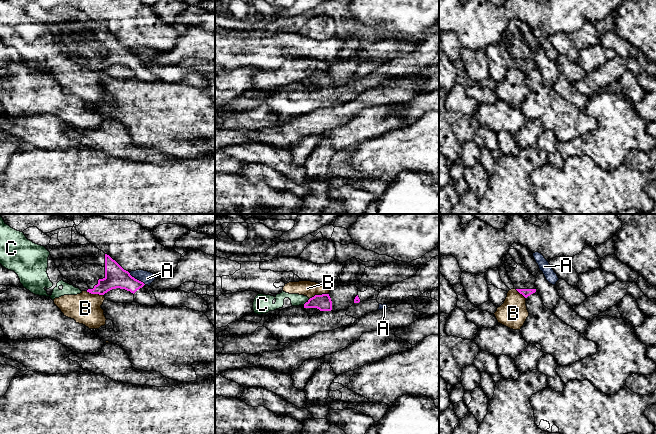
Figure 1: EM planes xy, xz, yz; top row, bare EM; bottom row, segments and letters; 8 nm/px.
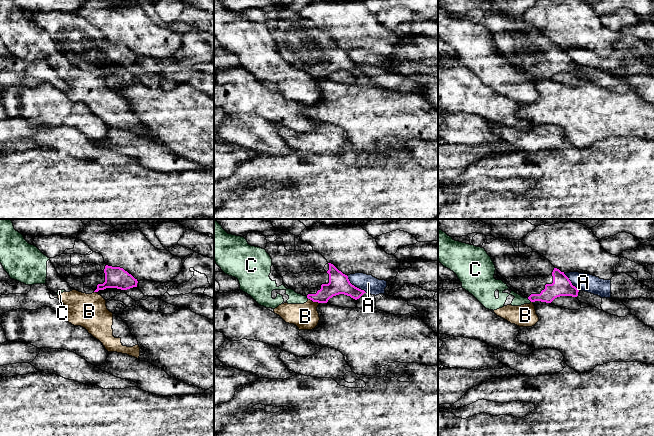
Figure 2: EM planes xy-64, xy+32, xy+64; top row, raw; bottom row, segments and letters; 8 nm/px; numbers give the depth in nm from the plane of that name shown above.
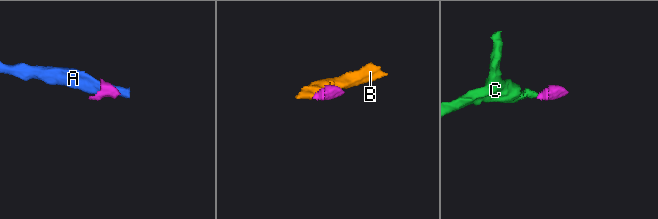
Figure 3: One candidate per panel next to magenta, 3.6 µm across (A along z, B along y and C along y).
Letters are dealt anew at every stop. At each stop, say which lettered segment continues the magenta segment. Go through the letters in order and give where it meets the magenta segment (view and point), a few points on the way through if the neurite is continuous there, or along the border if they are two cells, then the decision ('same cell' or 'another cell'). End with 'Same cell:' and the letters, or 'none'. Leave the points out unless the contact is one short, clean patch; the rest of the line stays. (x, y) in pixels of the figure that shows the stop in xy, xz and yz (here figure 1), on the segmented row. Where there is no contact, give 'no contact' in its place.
A: meets magenta in xy at (136, 279); border along xy (128, 272), (145, 284); another cell
B: meets magenta in xz at (318, 295); border along xz (328, 293), (314, 295), (309, 299); another cell
C: meets magenta in xz at (306, 302); border along xz (309, 299), (303, 304); another cell
Same cell: none

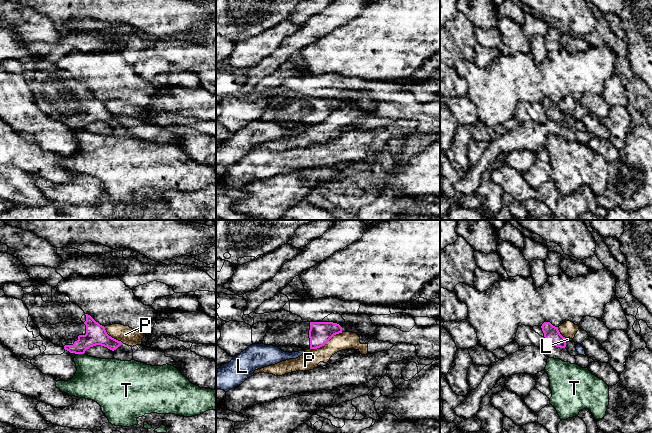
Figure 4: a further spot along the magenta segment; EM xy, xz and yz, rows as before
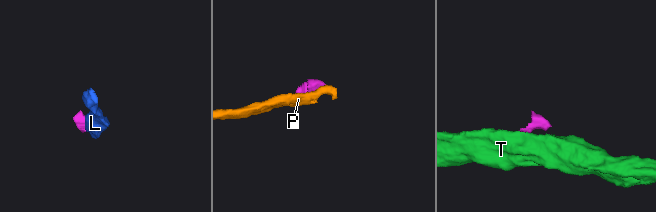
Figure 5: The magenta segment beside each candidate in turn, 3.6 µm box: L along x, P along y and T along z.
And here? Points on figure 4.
L: meets magenta in yz at (565, 340); border along yz (565, 338), (566, 342); another cell
P: meets magenta in xz at (326, 342); border along xz (342, 332), (334, 334), (323, 345), (310, 349); another cell
T: meets magenta in xy at (81, 353); border along xy (78, 353), (83, 354); another cell
Same cell: none

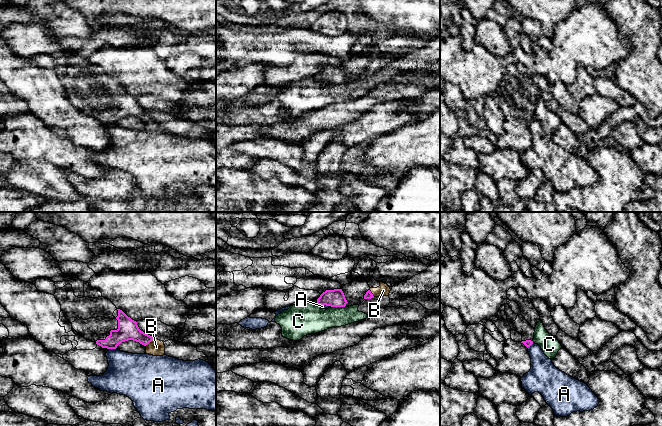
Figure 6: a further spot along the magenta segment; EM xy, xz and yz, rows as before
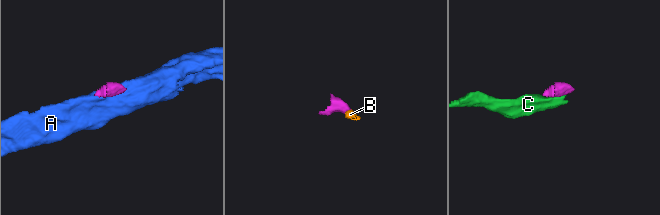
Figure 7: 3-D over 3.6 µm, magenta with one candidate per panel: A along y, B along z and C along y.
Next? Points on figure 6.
A: meets magenta in xy at (113, 348); border along xy (110, 348), (115, 349); another cell
B: meets magenta in xy at (149, 342); runs through xy (128, 329), (149, 342), (156, 347); same cell
C: meets magenta in xz at (338, 306); border along xz (331, 306), (344, 307); another cell
Same cell: B

